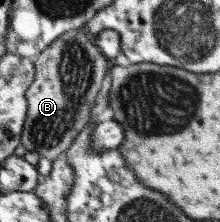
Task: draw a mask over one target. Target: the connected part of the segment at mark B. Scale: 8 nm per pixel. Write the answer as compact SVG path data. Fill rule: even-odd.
M85 27L70 28L32 60L34 75L25 91L27 109L20 141L26 151L34 151L50 163L88 125L102 77L110 67L92 40Z

